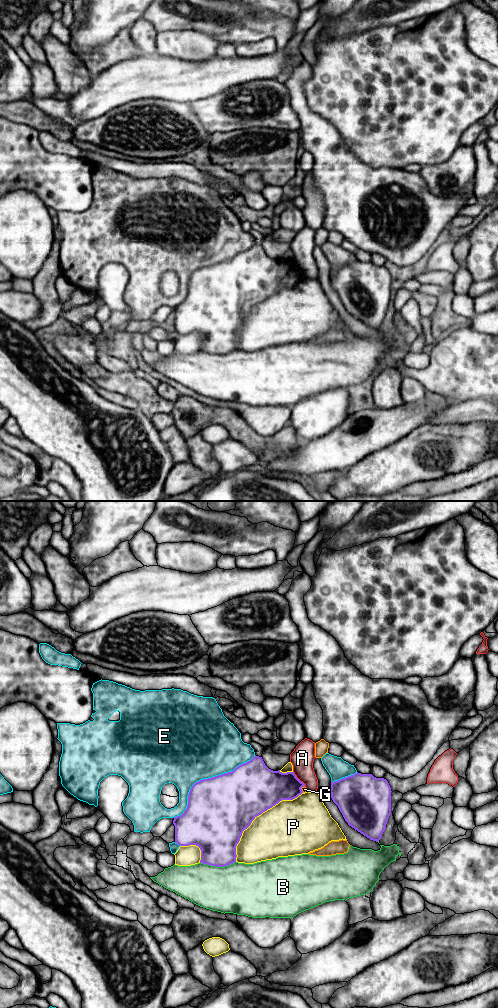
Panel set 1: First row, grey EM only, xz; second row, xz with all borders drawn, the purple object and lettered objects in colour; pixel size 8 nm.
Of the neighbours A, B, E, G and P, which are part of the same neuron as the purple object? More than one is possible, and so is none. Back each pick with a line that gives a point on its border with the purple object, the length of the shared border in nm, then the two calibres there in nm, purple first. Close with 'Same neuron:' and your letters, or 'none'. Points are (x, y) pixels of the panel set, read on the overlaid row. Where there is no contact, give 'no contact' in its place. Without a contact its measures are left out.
Same neuron: none

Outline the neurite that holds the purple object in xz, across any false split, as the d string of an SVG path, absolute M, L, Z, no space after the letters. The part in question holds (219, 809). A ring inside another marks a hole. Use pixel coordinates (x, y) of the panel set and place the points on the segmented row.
M254 756L250 761L236 767L233 771L196 782L190 789L188 805L184 813L174 817L175 843L179 846L196 845L201 850L200 863L225 867L236 862L236 846L242 833L252 821L263 812L282 800L293 800L303 793L301 782L294 772L282 773L269 769L262 757Z

